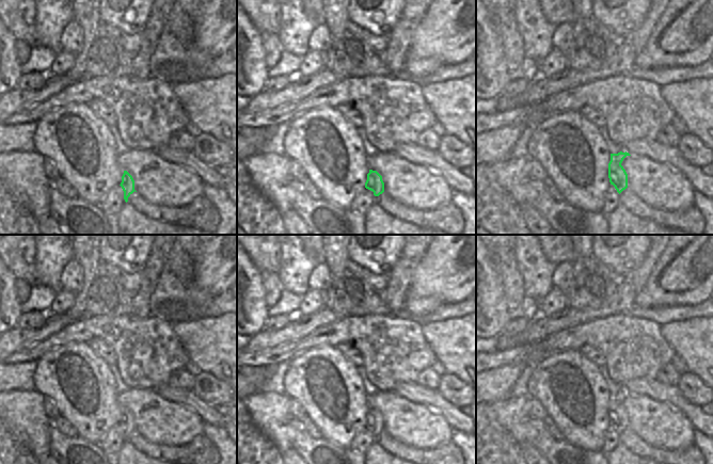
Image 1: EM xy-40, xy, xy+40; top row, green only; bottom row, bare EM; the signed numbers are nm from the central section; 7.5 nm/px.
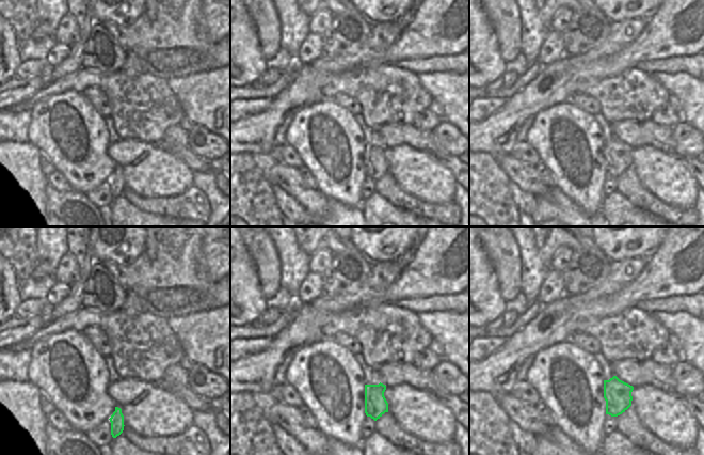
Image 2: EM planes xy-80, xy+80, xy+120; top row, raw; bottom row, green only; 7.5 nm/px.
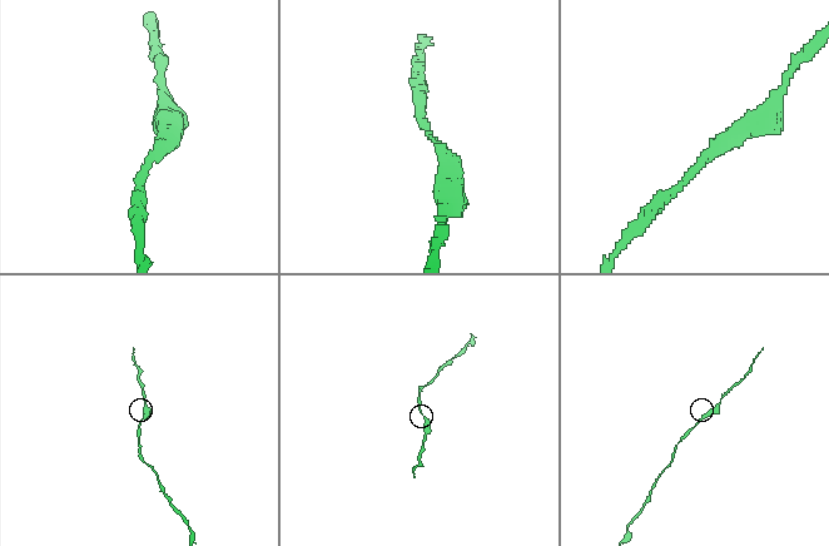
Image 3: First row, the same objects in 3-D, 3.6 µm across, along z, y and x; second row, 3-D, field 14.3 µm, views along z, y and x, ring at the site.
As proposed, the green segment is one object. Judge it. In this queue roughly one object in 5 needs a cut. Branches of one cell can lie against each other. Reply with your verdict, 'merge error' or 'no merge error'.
no merge error

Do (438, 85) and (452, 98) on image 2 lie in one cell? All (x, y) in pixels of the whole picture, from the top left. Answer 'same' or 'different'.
same

